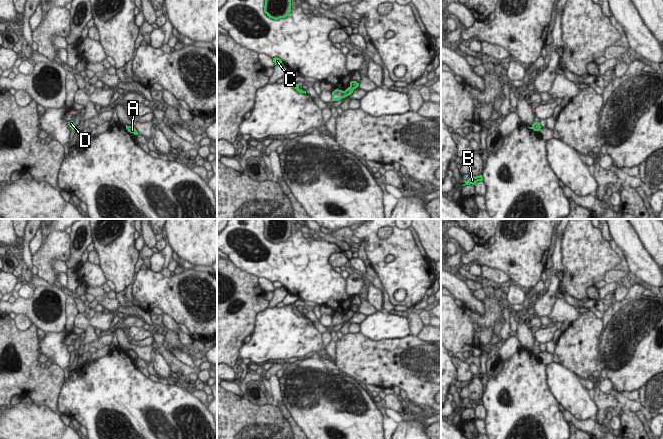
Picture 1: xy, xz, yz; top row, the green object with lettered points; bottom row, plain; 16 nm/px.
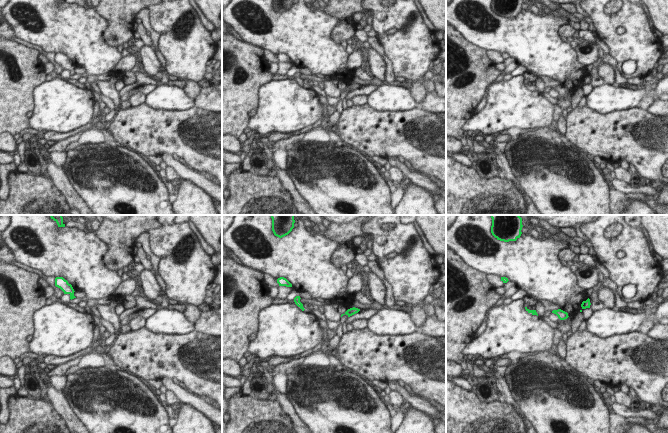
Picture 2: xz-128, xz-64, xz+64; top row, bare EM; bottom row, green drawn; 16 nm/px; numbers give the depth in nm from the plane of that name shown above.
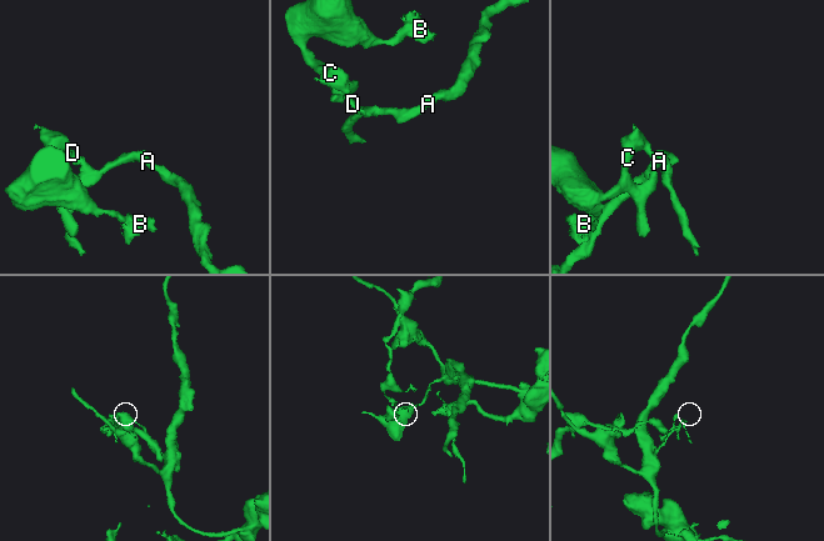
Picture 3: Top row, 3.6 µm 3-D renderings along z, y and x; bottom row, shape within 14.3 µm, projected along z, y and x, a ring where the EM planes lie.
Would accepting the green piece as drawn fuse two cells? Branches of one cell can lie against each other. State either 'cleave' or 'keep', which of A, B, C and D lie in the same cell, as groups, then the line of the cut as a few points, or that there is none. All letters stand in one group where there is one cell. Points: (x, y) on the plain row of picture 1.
cleave; groups A / B C D; cut xz (350, 309), (354, 312)

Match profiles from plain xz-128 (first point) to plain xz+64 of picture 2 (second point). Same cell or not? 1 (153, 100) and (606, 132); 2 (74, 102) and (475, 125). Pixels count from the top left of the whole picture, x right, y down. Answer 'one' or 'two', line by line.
1: two
2: one

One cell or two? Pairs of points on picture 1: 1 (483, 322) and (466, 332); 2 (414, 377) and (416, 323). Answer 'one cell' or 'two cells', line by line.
1: one cell
2: two cells

